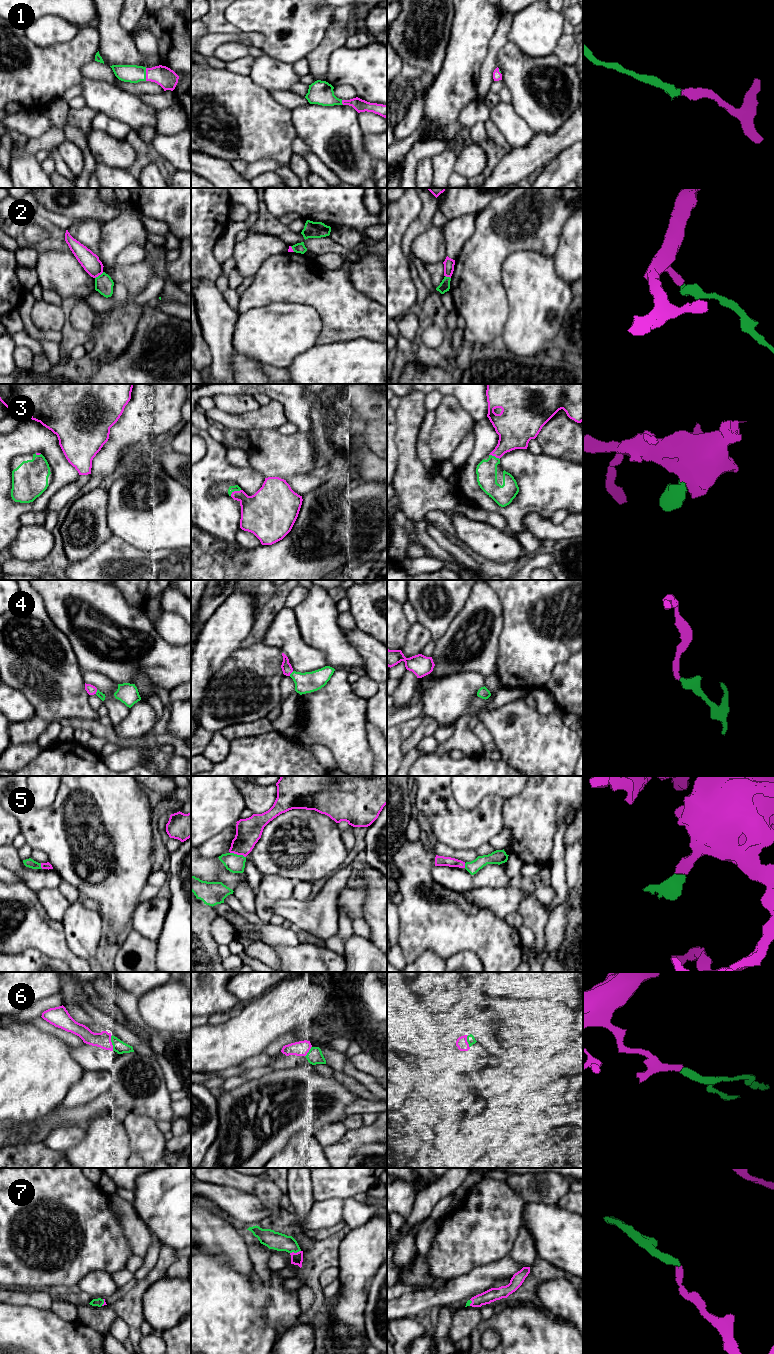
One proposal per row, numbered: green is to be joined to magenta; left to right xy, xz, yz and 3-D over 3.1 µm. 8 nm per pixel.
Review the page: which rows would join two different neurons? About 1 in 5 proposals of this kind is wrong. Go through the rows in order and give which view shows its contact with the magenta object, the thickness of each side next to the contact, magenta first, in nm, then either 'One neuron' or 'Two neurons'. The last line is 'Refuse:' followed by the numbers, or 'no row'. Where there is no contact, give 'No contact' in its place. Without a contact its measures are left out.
1: Touches magenta in xy. Thickness 160 nm (magenta) against 140 nm. One neuron
2: Touches magenta in xy. Thickness 150 nm (magenta) against 150 nm. Two neurons
3: Touches magenta in xz. Thickness 280 nm (magenta) against 50 nm. One neuron
4: Touches magenta in xz. Thickness 90 nm (magenta) against 170 nm. One neuron
5: Touches magenta in xz. Thickness 200 nm (magenta) against 150 nm. One neuron
6: Touches magenta in xy. Thickness 130 nm (magenta) against 100 nm. One neuron
7: Touches magenta in xz. Thickness 100 nm (magenta) against 140 nm. One neuron
Refuse: 2

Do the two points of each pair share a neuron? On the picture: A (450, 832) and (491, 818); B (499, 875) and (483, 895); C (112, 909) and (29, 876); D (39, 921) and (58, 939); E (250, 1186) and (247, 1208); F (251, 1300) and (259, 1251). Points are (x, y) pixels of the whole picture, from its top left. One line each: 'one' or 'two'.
A: one
B: two
C: two
D: one
E: two
F: two

